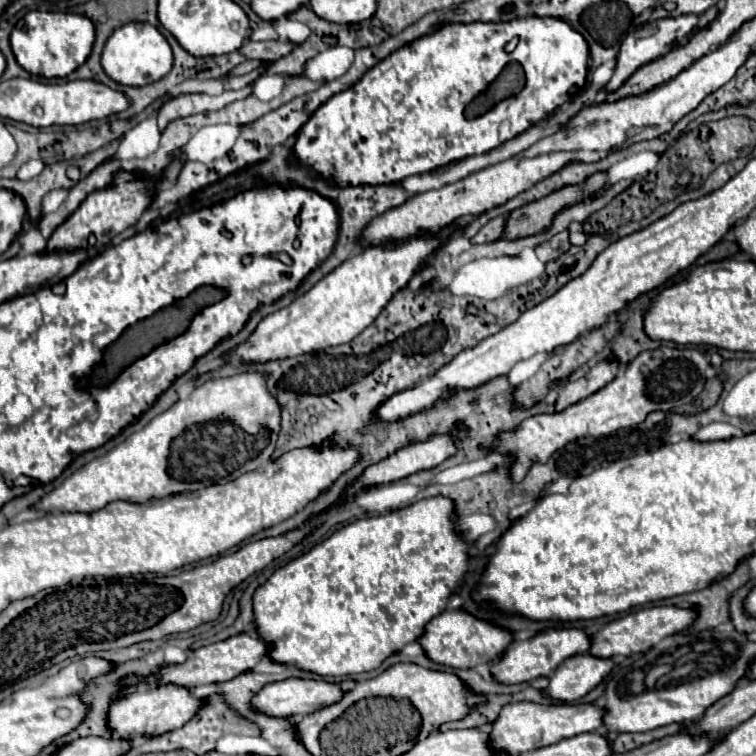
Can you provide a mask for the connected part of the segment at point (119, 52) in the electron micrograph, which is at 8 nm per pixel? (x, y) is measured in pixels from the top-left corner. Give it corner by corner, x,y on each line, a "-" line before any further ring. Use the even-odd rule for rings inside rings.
147,21
125,23
119,29
115,29
113,35
107,39
107,43
103,47
101,63
113,81
117,81
121,85
143,87
143,85
149,85
149,83
163,79
171,71
173,51
169,47
167,39
151,23
147,23

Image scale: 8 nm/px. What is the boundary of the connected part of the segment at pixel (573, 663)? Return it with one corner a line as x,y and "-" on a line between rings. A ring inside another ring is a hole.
591,653
573,655
571,659
565,659
555,673
549,677
549,685
543,689
547,697
571,703
583,695
587,695
591,689
595,689
599,683
603,683
609,673
613,671
615,663
613,659
595,657

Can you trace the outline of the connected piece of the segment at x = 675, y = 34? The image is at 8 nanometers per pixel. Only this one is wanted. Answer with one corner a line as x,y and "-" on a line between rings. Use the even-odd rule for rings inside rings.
681,15
681,17
669,17
669,19
659,19
659,21
653,21
653,23
645,23
643,27
637,27
635,31
631,31
623,43
621,43
621,51
619,51
619,57
617,57
617,67
615,67
615,73
611,77
611,81
607,83
607,91
617,91
639,67
667,55
669,51
673,51
695,27
699,25
699,15

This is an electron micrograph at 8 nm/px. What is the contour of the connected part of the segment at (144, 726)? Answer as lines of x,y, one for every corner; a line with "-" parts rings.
161,683
155,687
139,687
129,697
123,697
121,701
111,705
109,727
123,739
133,739
135,735
163,735
189,723
199,713
203,703
205,701
195,697
191,689
181,685

